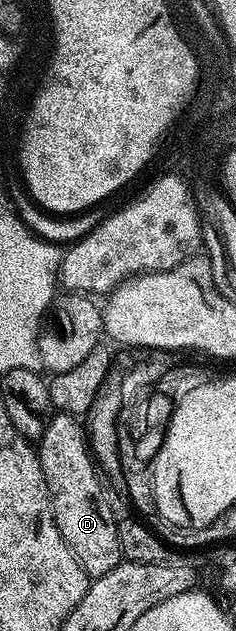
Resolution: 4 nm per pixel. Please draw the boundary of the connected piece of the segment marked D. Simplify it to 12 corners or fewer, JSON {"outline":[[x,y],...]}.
{"outline":[[51,414],[36,450],[54,520],[87,576],[124,562],[83,424]]}

